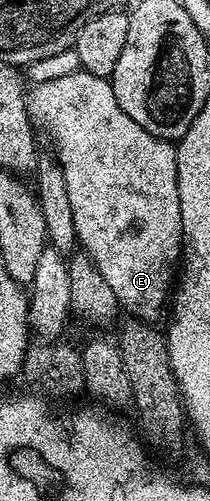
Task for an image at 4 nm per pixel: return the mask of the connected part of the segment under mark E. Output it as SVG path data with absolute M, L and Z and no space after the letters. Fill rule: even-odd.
M77 70L65 76L53 76L46 82L35 85L28 92L28 116L37 129L45 128L52 135L52 144L56 147L55 159L62 166L62 178L66 178L66 195L70 198L70 210L74 214L74 230L79 247L88 253L94 266L98 266L98 274L106 278L110 290L114 290L114 298L121 309L124 308L129 317L138 320L155 321L155 316L164 308L164 299L169 299L174 288L174 277L182 260L182 210L178 202L178 170L176 169L176 150L173 141L163 140L138 126L122 106L118 106L118 98L114 98L111 79L95 76L83 70Z

